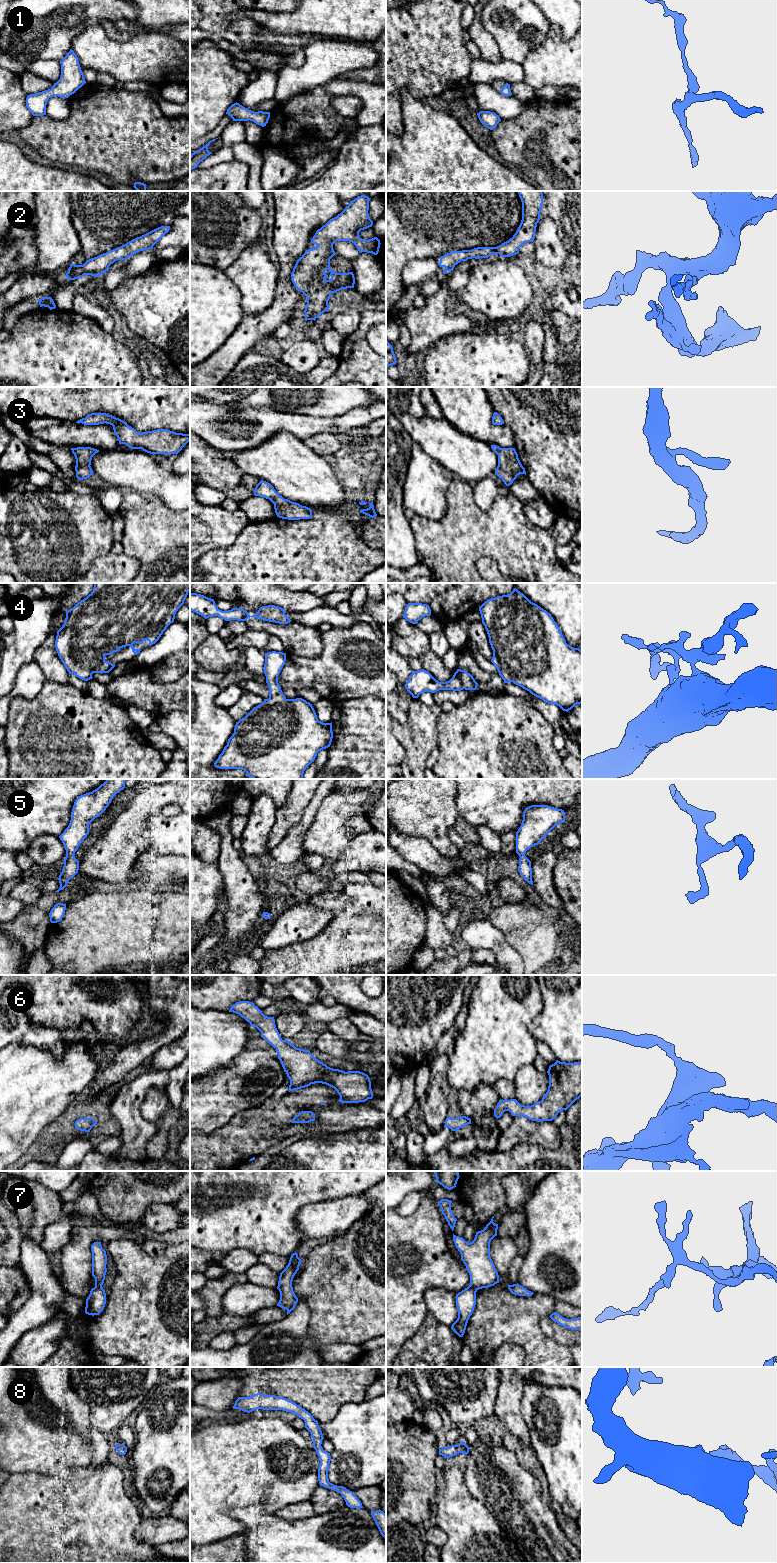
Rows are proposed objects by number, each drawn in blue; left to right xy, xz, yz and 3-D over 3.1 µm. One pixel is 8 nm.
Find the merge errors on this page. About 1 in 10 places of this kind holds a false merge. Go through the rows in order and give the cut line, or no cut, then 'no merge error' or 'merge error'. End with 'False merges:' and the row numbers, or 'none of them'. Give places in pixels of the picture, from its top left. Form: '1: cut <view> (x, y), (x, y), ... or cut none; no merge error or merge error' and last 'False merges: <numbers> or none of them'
1: cut none; no merge error
2: cut none; no merge error
3: cut none; no merge error
4: cut none; no merge error
5: cut none; no merge error
6: cut none; no merge error
7: cut yz (469, 1285), (476, 1290); merge error
8: cut none; no merge error
False merges: 7

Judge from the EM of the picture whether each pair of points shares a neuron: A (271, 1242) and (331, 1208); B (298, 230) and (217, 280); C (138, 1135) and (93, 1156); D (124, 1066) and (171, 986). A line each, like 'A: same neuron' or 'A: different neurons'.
A: different neurons
B: different neurons
C: different neurons
D: same neuron

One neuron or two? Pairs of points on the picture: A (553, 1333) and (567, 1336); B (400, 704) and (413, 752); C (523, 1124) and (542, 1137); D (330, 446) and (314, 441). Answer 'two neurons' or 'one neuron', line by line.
A: one neuron
B: two neurons
C: one neuron
D: one neuron

